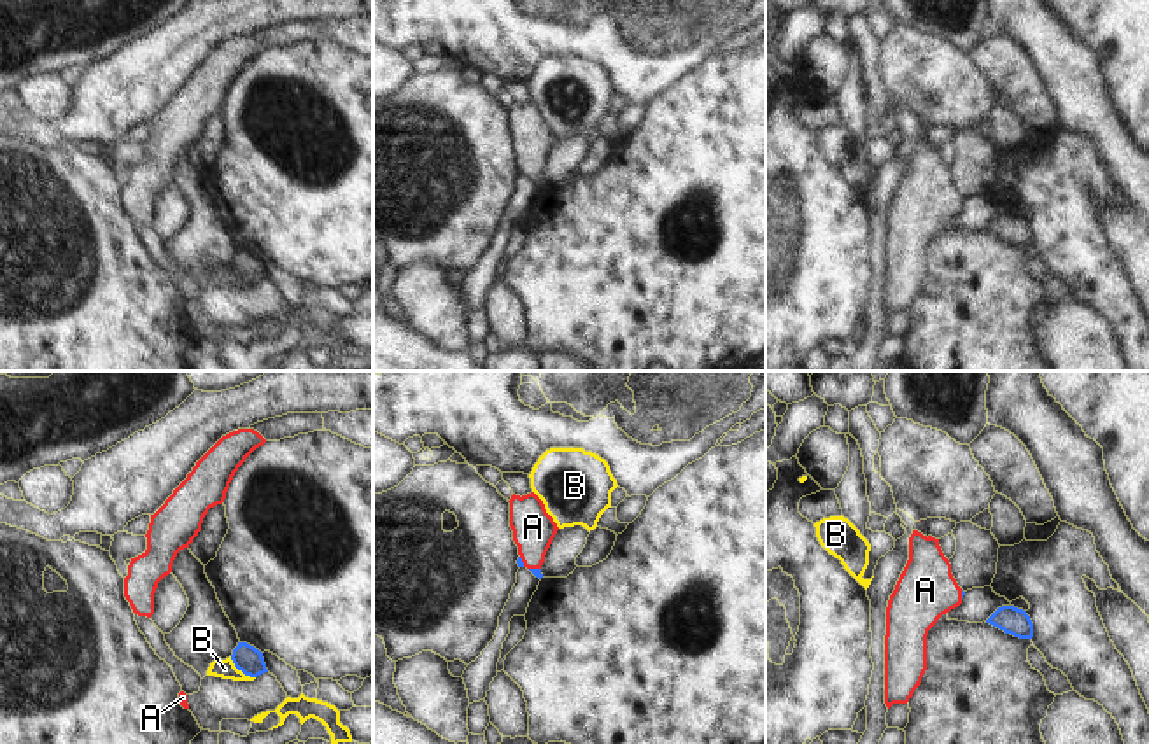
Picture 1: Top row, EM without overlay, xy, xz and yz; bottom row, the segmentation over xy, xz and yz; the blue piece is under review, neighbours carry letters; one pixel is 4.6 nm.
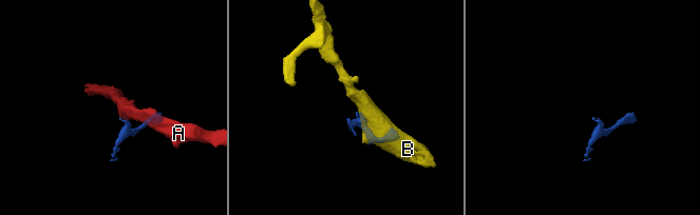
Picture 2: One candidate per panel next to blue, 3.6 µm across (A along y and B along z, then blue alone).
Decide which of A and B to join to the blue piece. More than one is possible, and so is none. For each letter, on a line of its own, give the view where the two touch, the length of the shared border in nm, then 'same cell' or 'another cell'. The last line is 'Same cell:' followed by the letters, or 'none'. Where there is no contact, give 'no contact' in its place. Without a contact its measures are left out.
A: contact in xz; length 60 nm; same cell
B: contact in xy; length 160 nm; another cell
Same cell: A

